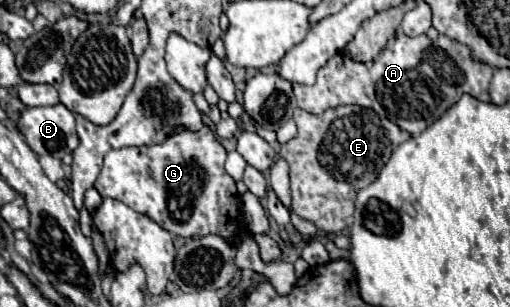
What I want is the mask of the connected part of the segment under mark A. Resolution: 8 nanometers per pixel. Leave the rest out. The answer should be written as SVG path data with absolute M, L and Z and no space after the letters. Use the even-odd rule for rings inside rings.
M397 31L397 35L387 43L387 47L385 47L373 61L369 61L369 63L357 63L357 61L353 61L351 57L347 57L345 53L339 53L339 55L331 57L331 61L317 73L317 83L315 83L315 85L311 85L311 87L307 87L307 85L293 85L293 91L295 91L295 97L297 97L297 105L299 105L301 109L309 111L309 113L319 115L319 113L323 113L323 111L327 111L327 109L331 109L331 107L339 107L339 105L361 105L361 107L373 109L373 111L375 111L377 115L381 115L381 117L385 115L389 121L393 121L397 127L401 127L401 129L407 131L409 135L419 135L419 133L423 133L423 129L427 129L427 125L431 125L431 121L437 121L455 101L459 101L459 97L461 97L463 93L469 93L469 95L477 97L479 101L489 101L489 81L491 81L491 77L493 77L493 67L489 67L487 63L475 61L475 59L471 57L469 47L463 45L463 43L457 43L457 41L453 41L453 39L445 37L445 35L439 35L437 41L431 41L427 35L407 37L403 31Z

